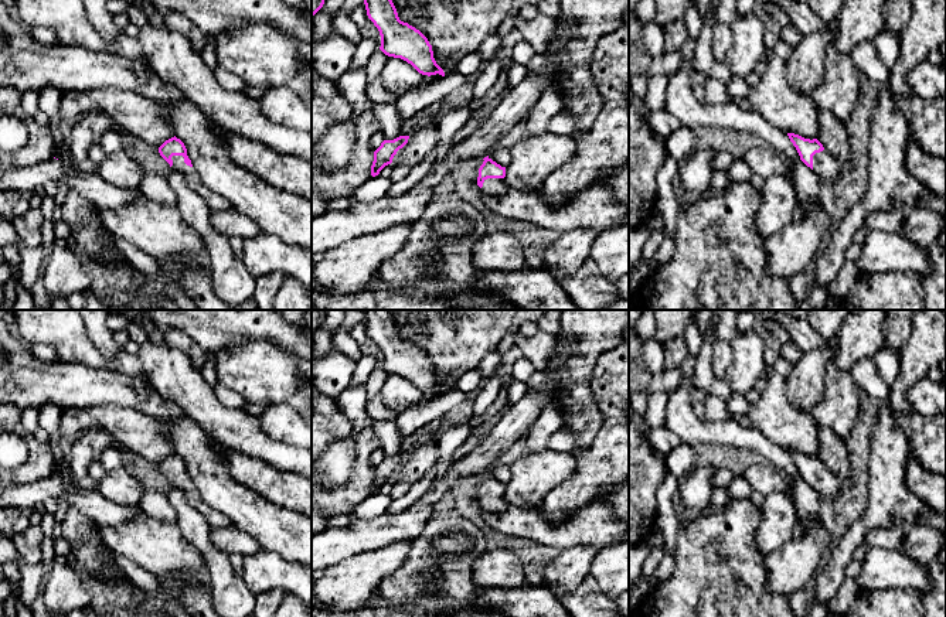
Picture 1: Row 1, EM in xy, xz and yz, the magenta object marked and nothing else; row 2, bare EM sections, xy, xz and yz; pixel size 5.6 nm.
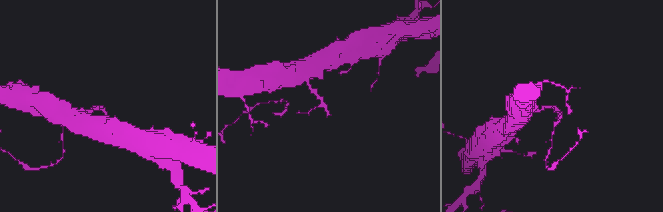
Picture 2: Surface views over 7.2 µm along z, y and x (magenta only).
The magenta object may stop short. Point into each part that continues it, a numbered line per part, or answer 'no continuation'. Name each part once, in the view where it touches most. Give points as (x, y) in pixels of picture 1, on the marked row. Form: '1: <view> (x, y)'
1: xy (215, 203)

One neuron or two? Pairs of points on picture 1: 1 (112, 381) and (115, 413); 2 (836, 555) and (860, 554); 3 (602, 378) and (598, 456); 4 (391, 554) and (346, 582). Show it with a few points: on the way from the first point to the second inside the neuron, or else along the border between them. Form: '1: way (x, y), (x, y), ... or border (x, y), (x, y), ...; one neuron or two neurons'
1: border (81, 408), (122, 405), (145, 415); two neurons
2: border (874, 528), (856, 549), (853, 558); two neurons
3: way (612, 398), (612, 436); one neuron
4: way (380, 563), (357, 578); one neuron

